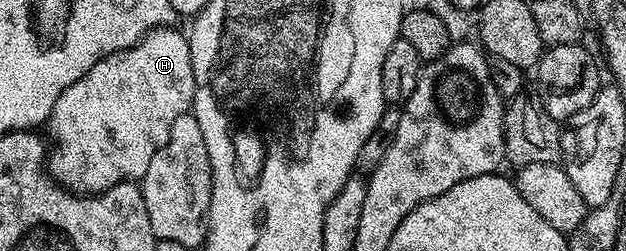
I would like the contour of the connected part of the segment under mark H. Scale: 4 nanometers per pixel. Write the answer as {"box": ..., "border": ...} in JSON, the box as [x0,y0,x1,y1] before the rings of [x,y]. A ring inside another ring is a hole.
{"box":[47,27,195,195],"border":[[[175,27],[151,29],[133,47],[122,49],[97,63],[93,63],[93,67],[89,67],[89,71],[84,73],[81,79],[77,79],[77,83],[73,83],[69,87],[65,87],[65,91],[61,91],[61,99],[57,99],[49,118],[52,137],[50,140],[53,142],[53,148],[47,159],[47,168],[51,176],[64,189],[80,195],[90,195],[102,193],[103,190],[108,189],[110,185],[117,184],[118,181],[141,179],[145,175],[145,171],[149,171],[149,163],[152,161],[153,155],[157,155],[157,151],[161,151],[161,147],[165,147],[165,143],[169,139],[169,131],[173,128],[173,122],[181,115],[192,112],[195,104],[195,80],[193,79],[193,63],[191,62],[191,42],[186,32],[178,33],[177,30],[178,28]]]}

